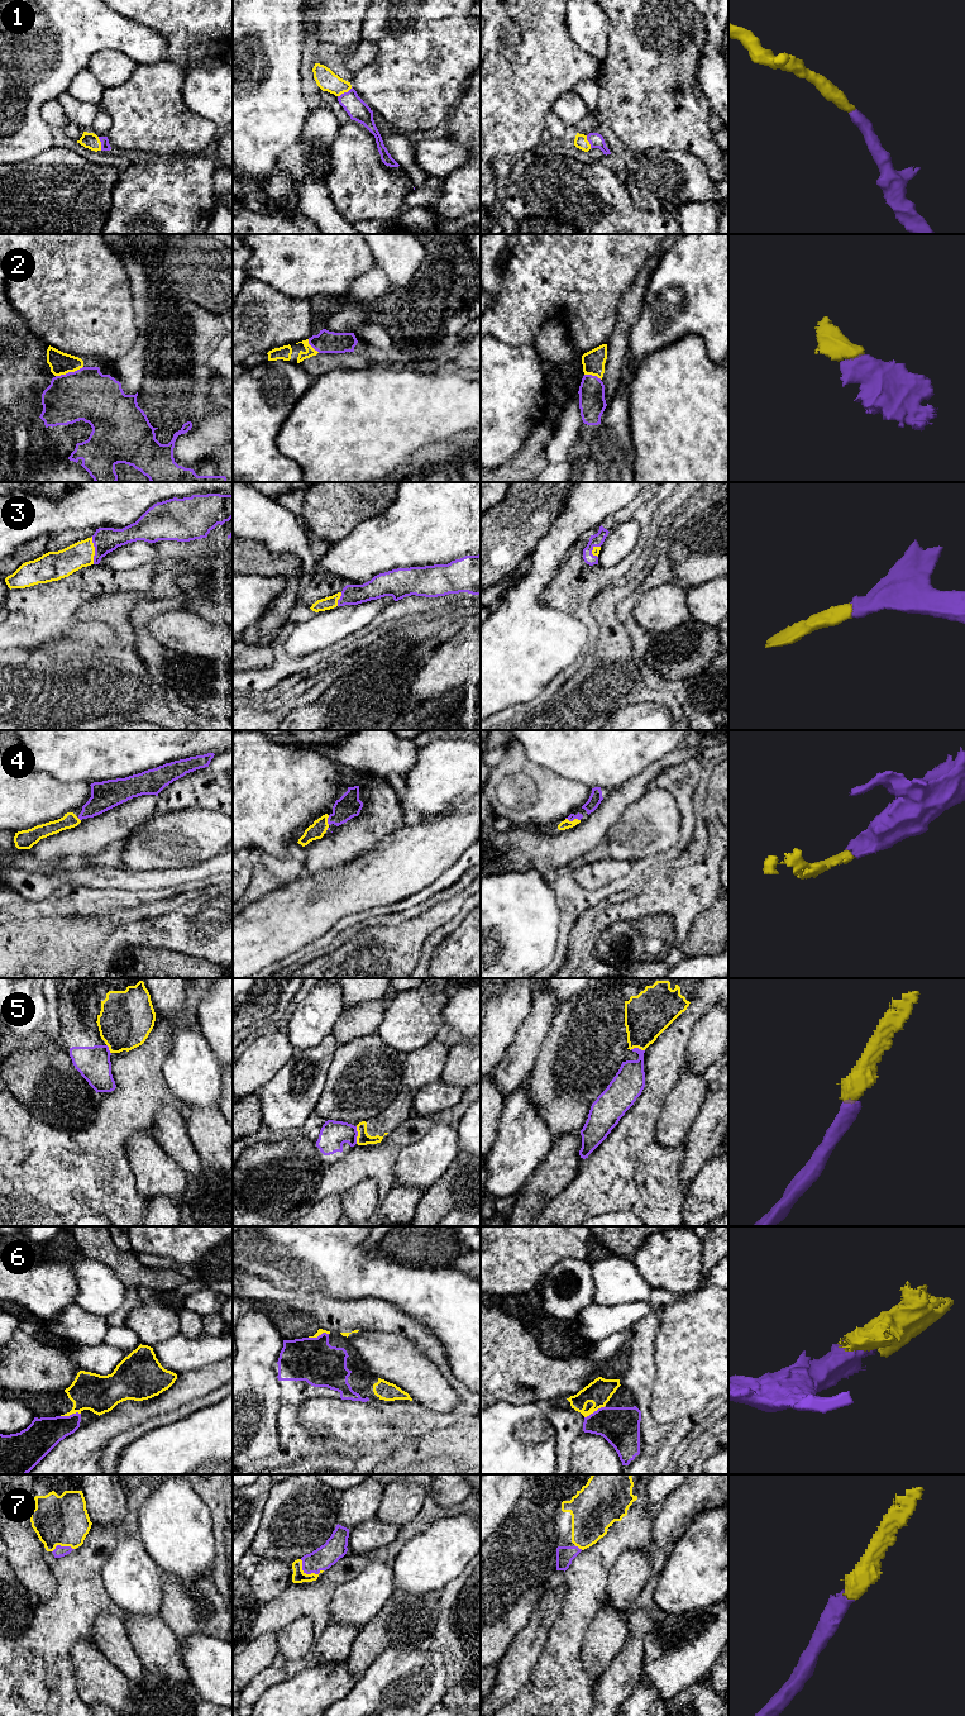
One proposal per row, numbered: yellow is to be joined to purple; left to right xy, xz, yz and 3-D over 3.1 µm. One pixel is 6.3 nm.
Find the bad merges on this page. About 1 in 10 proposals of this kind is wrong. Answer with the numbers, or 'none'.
5

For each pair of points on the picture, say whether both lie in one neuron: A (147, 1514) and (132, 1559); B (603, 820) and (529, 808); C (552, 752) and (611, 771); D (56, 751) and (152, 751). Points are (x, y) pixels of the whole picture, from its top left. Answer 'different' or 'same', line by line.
A: different
B: different
C: same
D: same

